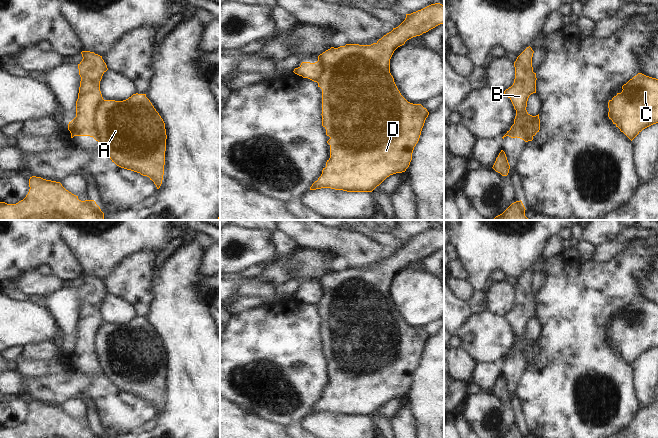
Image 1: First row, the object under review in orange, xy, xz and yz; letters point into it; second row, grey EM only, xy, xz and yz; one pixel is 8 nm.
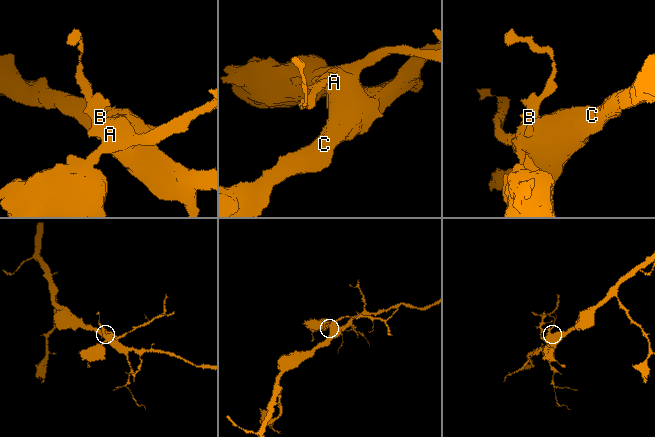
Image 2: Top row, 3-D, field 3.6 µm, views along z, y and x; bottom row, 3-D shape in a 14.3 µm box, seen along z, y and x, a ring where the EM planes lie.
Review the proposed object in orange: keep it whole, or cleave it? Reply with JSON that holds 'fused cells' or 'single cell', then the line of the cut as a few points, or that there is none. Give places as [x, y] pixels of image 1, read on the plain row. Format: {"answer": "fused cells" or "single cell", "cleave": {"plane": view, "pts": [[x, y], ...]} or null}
{"answer": "fused cells", "cleave": {"plane": "xy", "pts": [[103, 323], [94, 337], [94, 358], [92, 360]]}}

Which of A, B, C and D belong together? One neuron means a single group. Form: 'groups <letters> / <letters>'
groups A C D / B

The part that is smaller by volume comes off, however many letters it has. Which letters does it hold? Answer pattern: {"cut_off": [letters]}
{"cut_off": ["B"]}

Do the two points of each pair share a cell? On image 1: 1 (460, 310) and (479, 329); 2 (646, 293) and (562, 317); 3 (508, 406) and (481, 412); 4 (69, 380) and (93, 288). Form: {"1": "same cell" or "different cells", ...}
{"1": "different cells", "2": "different cells", "3": "same cell", "4": "different cells"}

